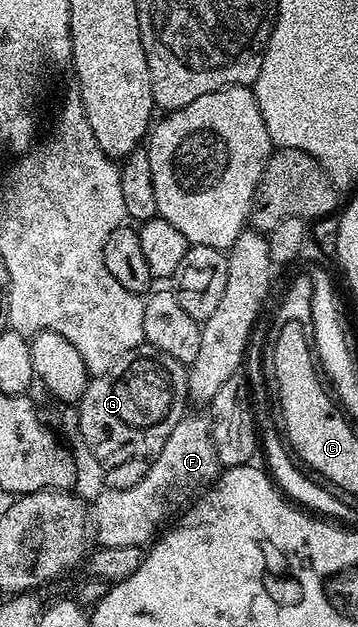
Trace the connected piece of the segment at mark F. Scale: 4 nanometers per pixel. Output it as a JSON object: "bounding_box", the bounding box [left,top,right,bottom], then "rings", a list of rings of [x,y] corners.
{"bounding_box":[89,414,220,548],"rings":[[[205,414],[183,415],[172,437],[164,441],[164,449],[160,449],[158,454],[149,460],[149,464],[148,473],[144,473],[140,485],[115,491],[102,489],[95,497],[94,504],[89,504],[92,535],[101,546],[145,548],[159,534],[163,524],[173,520],[179,512],[189,507],[195,496],[218,478],[220,464],[216,445],[210,436],[209,418]]]}

